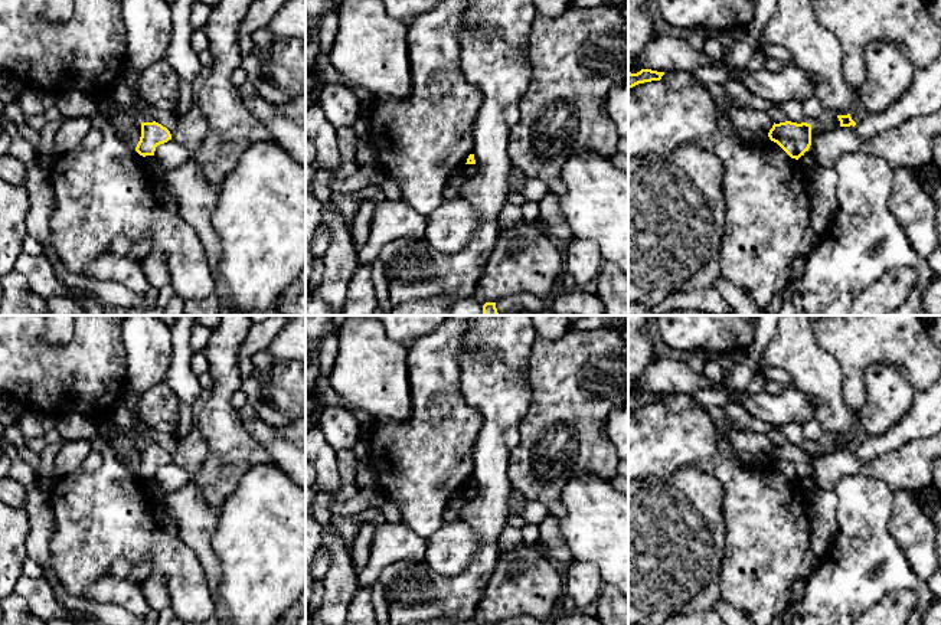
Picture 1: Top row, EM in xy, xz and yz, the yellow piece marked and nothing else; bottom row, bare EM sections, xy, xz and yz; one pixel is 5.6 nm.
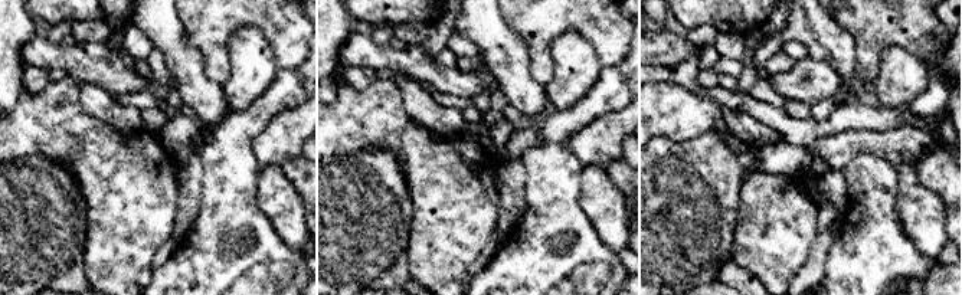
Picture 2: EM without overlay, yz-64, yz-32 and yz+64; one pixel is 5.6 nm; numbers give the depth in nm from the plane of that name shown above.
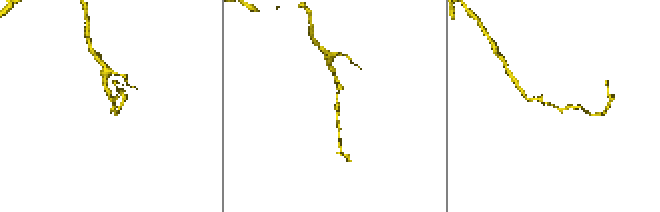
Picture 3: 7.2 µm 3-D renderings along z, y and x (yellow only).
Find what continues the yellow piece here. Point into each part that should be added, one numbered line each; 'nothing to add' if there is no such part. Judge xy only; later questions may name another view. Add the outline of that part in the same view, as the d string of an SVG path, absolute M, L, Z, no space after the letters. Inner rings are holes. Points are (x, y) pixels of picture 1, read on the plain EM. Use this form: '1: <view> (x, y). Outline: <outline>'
nothing to add

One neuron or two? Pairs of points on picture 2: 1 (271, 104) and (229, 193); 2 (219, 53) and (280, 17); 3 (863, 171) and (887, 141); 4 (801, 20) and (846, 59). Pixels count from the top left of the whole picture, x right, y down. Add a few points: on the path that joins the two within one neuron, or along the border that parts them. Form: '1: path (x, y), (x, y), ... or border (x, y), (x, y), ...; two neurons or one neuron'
1: path (249, 125), (231, 144), (231, 171); one neuron
2: path (221, 33), (236, 17), (259, 17); one neuron
3: border (896, 163), (859, 154), (844, 170); two neurons
4: path (812, 26), (834, 48); one neuron

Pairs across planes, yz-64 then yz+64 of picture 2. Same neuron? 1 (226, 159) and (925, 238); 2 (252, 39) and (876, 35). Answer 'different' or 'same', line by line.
1: different
2: different

